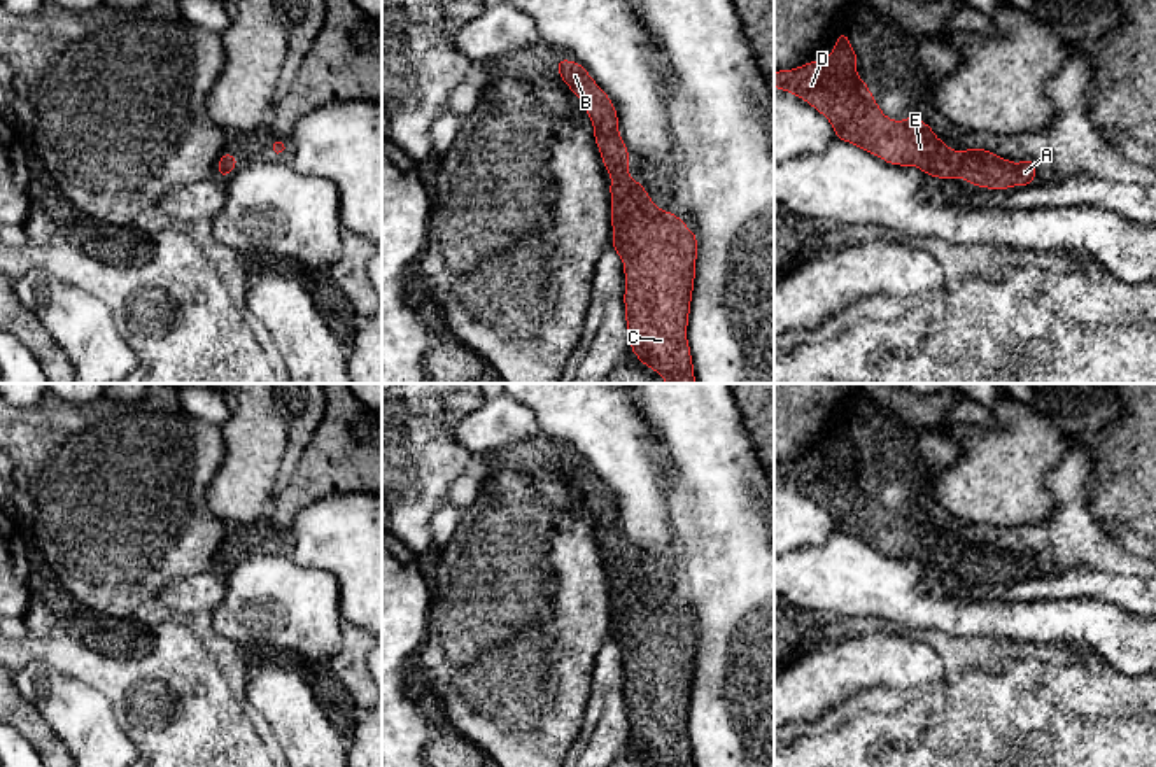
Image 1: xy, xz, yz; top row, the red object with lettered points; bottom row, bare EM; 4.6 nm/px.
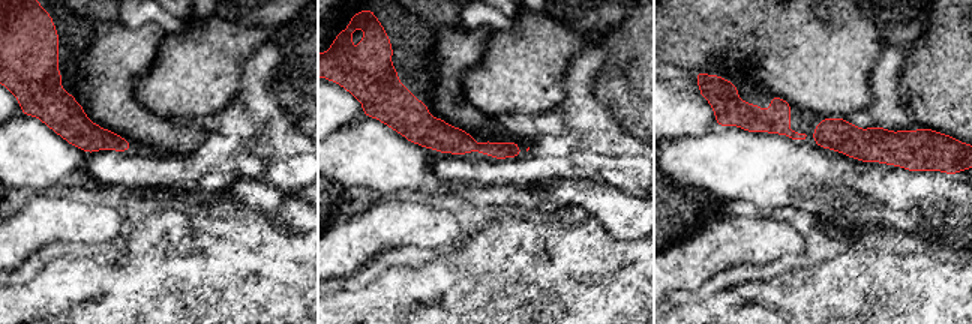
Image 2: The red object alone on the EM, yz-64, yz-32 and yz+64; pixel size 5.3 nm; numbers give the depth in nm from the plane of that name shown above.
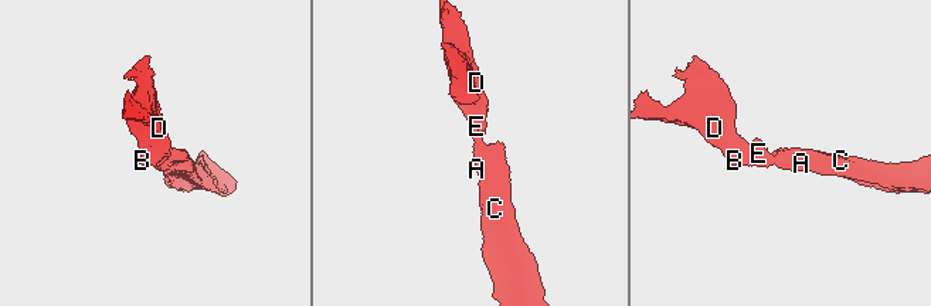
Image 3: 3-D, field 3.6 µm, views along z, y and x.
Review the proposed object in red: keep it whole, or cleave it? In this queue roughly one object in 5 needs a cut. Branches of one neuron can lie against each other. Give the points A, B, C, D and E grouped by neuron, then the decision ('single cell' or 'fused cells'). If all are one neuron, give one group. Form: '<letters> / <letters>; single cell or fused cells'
A B C D E; single cell

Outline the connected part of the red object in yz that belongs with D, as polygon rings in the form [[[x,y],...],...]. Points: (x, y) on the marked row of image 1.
[[[844,30],[832,54],[823,63],[811,60],[793,68],[774,72],[774,86],[813,105],[832,124],[835,137],[879,156],[883,161],[918,166],[937,179],[963,177],[972,186],[1007,189],[1032,184],[1035,159],[1011,163],[991,151],[969,147],[963,154],[948,149],[930,123],[921,124],[914,110],[907,121],[888,119],[867,84],[858,77],[858,58]]]

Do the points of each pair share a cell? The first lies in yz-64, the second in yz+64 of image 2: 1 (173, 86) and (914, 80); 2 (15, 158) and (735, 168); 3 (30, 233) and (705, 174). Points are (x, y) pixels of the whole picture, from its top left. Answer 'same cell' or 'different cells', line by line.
1: different cells
2: same cell
3: different cells

